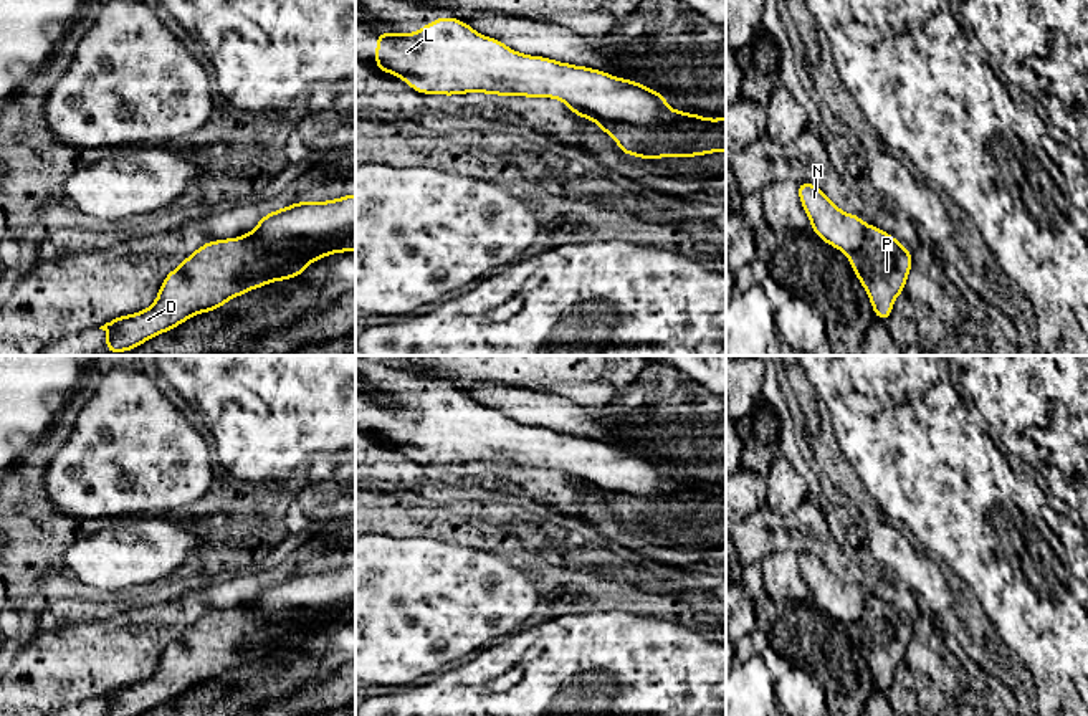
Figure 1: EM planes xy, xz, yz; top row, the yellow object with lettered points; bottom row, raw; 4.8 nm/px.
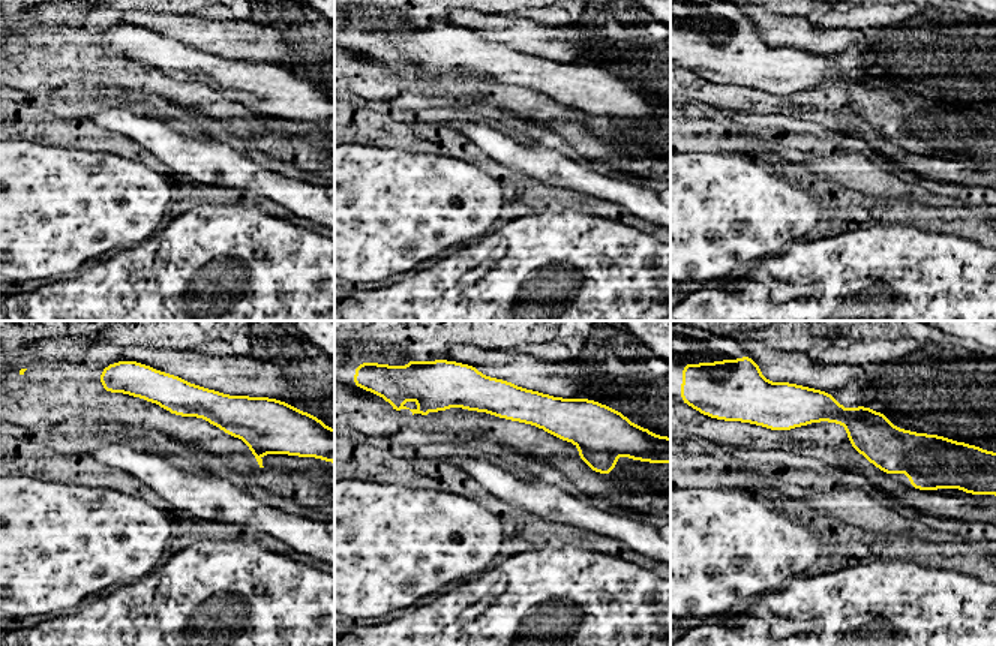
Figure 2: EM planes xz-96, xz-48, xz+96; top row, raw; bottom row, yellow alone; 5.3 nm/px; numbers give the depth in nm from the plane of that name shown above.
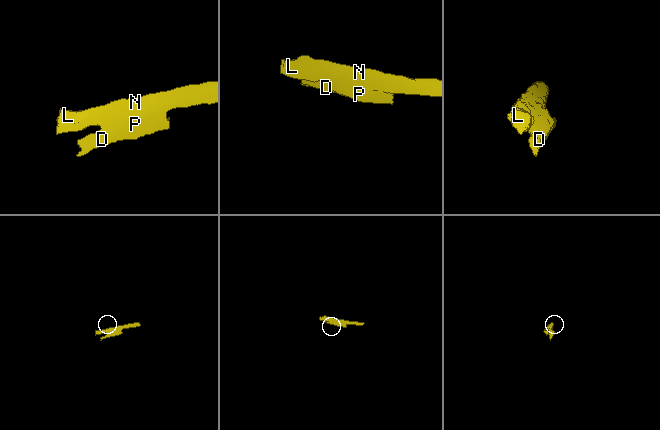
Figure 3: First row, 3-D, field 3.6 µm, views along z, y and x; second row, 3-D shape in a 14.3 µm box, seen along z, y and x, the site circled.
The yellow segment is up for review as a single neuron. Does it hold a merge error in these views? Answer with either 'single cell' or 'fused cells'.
fused cells

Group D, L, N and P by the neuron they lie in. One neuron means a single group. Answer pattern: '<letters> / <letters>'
D P / L N

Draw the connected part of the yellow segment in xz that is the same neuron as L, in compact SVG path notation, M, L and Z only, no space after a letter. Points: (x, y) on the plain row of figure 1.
M453 387L437 389L415 403L379 402L374 437L422 465L552 468L595 488L632 494L703 488L671 480L665 465L633 450L518 423Z

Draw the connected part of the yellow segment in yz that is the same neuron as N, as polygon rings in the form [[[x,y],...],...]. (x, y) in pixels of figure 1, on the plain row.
[[[799,552],[797,564],[815,605],[850,627],[863,613],[866,594],[861,587],[842,582],[815,554]]]

